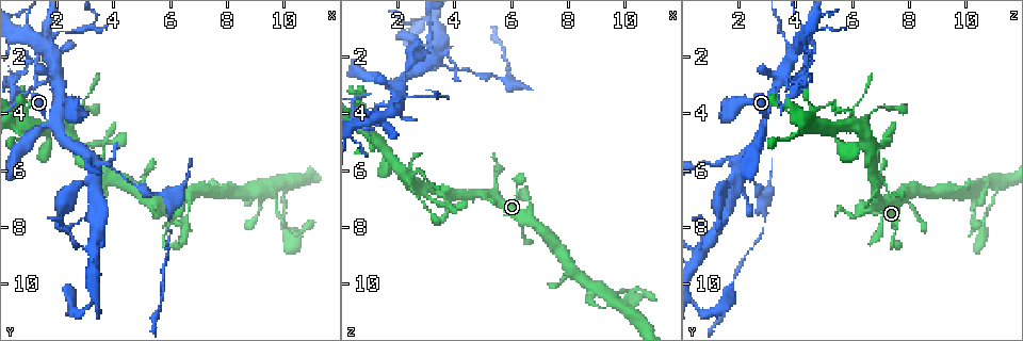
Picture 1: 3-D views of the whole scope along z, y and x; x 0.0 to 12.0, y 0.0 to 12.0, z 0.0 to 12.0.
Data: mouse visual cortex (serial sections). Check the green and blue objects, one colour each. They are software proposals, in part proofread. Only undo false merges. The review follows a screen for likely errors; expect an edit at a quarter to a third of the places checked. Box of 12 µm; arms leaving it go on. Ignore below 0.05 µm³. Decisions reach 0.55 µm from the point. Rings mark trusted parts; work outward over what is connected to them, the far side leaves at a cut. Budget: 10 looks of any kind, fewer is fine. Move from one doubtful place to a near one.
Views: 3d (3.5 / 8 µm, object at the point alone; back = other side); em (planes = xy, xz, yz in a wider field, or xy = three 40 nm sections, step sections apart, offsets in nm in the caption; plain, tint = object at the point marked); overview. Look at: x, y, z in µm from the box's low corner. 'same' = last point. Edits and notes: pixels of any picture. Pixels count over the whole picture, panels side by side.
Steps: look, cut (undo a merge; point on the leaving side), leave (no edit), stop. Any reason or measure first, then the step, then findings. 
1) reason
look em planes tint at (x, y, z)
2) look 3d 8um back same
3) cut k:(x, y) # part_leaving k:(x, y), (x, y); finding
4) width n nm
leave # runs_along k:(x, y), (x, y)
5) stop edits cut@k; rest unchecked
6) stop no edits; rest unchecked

touches itself
look em planes tint at (3.7, 5.2, 6.9)

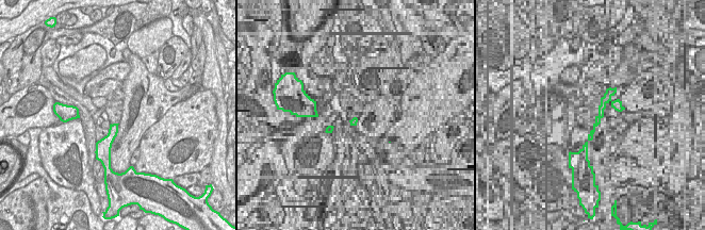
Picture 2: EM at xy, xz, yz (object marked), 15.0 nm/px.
look 3d 3.5um same

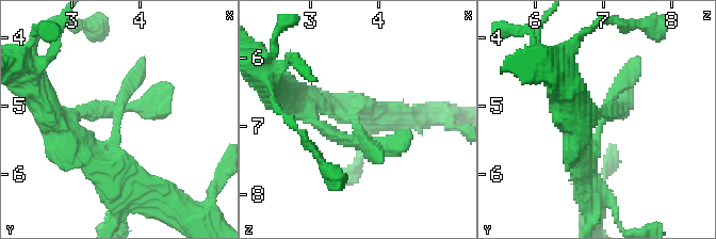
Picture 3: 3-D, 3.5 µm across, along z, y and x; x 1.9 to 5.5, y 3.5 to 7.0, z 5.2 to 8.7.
leave # runs_along 3:(585, 181), (583, 169), (599, 120); all the same cell

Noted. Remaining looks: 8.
two arms in line, one across
look 3d 3.5um at (9.4, 6.7, 10.4)

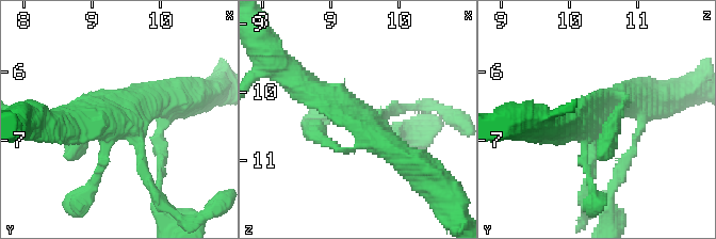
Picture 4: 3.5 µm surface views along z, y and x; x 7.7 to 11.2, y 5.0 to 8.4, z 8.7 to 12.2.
shape alone is not enough
look em xy step 2 tint at (9.45, 6.70, 10.40)

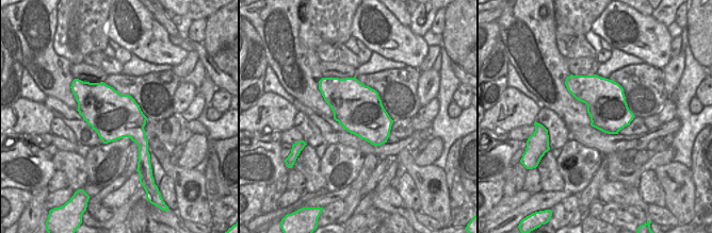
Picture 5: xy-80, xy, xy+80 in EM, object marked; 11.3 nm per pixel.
leave # runs_along 4:(297, 82), (343, 104), (412, 164); all the same cell

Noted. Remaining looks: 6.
sharp bend
look 3d 3.5um at (2.1, 4.5, 2.9)

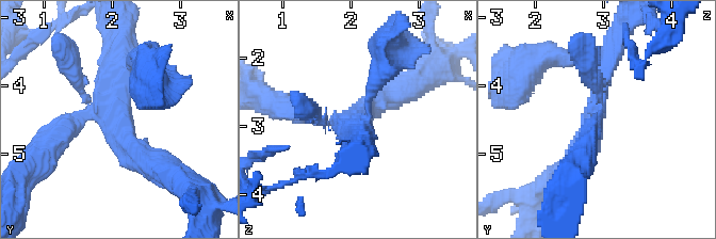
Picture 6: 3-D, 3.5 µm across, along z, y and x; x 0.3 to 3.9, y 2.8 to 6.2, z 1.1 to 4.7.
look em xy step 5 tint at (2.15, 4.45, 2.85)

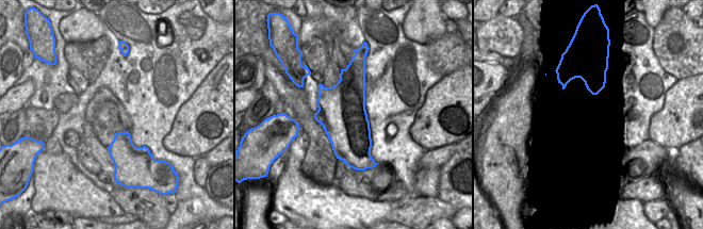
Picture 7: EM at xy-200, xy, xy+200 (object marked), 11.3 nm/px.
cut it another way
look em planes tint same

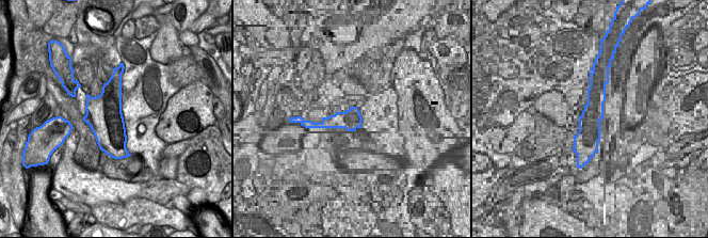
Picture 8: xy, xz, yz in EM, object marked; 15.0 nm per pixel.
arms 3
leave # runs_along 6:(588, 73), (599, 105), (569, 168); continuous, no second cell

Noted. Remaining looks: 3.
look 3d 3.5um at (3.4, 5.6, 2.2)

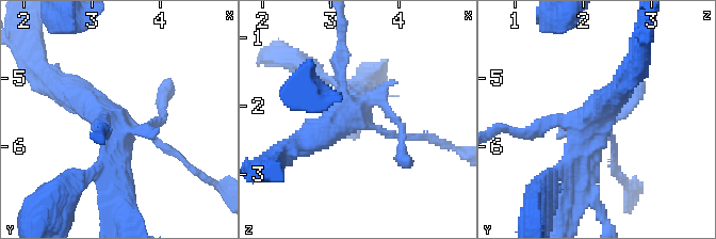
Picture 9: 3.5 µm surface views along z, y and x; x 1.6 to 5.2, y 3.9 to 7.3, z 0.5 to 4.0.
look em xy step 1 tint at (3.30, 5.70, 2.15)

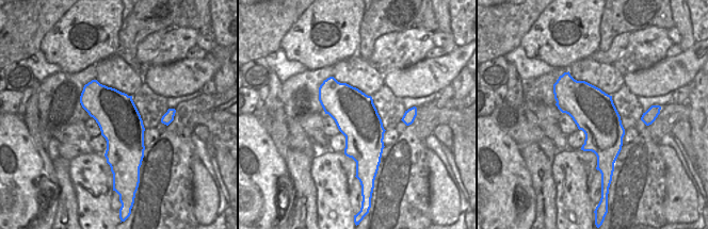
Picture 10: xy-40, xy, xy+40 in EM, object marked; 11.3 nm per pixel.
width 480 nm
cut 9:(171, 150) # two cells meet here

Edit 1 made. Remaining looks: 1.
stop edits cut@9; rest unchecked

